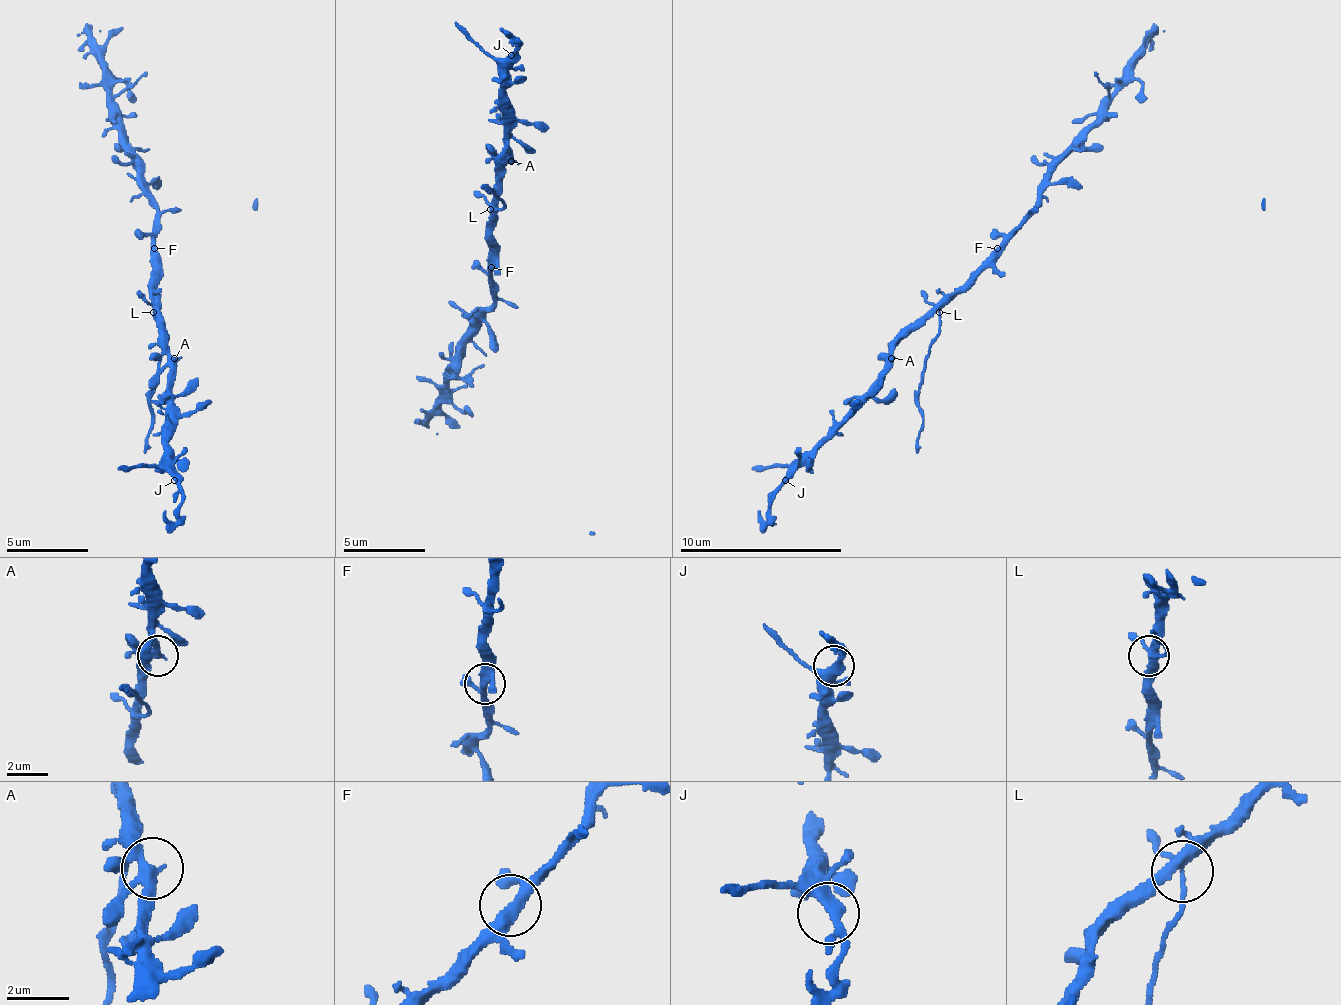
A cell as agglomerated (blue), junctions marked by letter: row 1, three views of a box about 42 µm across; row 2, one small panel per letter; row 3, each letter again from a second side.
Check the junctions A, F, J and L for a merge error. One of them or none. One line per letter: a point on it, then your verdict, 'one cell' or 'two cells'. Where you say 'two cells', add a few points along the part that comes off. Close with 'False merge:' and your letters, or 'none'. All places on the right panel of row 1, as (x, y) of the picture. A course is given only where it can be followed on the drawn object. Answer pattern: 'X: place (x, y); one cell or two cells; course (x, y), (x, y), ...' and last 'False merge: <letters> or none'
A: place (891, 358); one cell
F: place (997, 248); one cell
J: place (785, 480); one cell
L: place (939, 312); two cells; course (940, 313), (920, 387), (920, 452)
False merge: L

